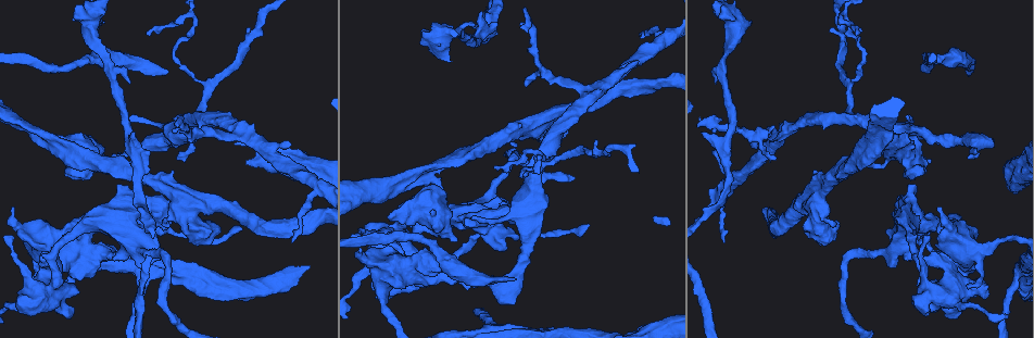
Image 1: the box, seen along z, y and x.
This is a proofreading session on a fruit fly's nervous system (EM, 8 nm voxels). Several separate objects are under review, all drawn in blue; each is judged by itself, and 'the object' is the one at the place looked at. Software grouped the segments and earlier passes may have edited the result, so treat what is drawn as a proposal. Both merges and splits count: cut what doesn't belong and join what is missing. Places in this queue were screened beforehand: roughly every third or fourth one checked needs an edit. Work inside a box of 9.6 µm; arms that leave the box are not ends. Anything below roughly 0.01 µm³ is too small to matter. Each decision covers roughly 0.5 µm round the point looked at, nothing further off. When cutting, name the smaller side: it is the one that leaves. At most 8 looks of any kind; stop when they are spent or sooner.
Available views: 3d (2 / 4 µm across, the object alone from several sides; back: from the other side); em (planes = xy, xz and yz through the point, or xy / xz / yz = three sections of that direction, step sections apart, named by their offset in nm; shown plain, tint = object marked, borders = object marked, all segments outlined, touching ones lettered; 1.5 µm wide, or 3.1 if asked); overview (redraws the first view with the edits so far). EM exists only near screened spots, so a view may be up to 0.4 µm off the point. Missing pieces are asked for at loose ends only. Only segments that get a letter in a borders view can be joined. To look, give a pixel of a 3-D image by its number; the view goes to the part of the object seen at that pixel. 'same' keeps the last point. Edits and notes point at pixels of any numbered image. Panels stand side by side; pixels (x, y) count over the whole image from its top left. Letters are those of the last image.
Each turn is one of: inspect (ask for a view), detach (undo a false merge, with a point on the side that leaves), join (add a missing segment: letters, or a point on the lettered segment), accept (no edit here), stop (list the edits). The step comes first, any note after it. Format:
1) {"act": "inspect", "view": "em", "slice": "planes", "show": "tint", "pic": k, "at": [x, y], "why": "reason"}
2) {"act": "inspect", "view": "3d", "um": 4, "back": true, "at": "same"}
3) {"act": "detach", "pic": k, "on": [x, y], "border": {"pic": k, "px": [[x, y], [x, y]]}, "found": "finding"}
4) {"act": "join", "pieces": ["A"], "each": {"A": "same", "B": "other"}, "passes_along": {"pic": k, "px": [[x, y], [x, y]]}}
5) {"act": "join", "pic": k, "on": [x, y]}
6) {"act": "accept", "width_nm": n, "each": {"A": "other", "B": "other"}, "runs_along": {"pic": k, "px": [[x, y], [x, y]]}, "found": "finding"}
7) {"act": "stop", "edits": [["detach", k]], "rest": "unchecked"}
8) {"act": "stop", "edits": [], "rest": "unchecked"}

{"act": "inspect", "view": "em", "slice": "planes", "show": "borders", "pic": 1, "at": [457, 238], "why": "an open end"}

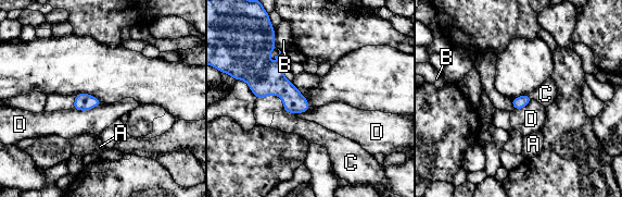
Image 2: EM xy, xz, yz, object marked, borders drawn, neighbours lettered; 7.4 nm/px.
{"act": "join", "pieces": ["C"], "each": {"A": "other", "B": "other", "C": "same", "D": "other"}, "found": "the neuron continues"}

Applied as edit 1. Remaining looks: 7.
{"act": "inspect", "view": "overview", "why": "redraw"}

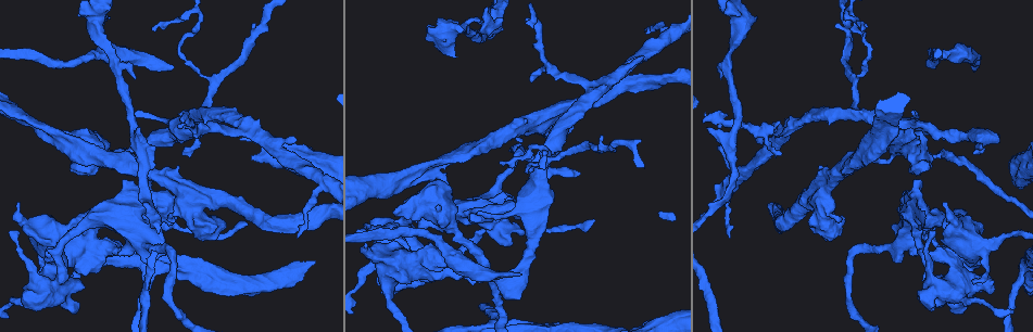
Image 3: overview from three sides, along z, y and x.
{"act": "inspect", "view": "em", "slice": "planes", "show": "borders", "pic": 3, "at": [395, 214], "why": "free end"}

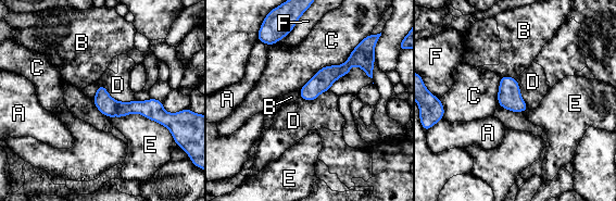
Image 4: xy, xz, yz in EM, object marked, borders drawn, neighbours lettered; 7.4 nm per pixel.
{"act": "accept", "each": {"A": "other", "B": "other", "C": "other", "D": "other", "E": "other", "F": "other"}, "runs_along": {"pic": 4, "px": [[96, 99], [164, 116]]}, "found": "no lettered segment goes on from it"}

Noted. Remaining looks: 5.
{"act": "inspect", "view": "3d", "um": 4, "pic": 3, "at": [854, 79], "why": "three-way junction"}

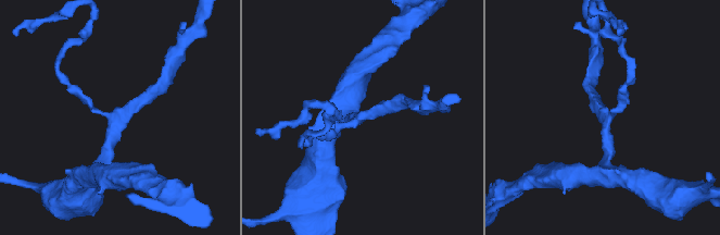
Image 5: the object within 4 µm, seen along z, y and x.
{"act": "inspect", "view": "em", "slice": "planes", "show": "tint", "pic": 5, "at": [607, 120], "arms": 3, "why": "need the tissue"}

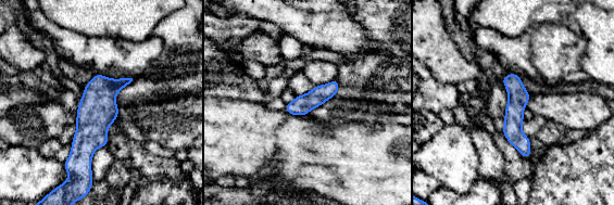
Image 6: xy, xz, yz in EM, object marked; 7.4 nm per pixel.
{"act": "inspect", "view": "em", "slice": "planes", "show": "borders", "at": "same"}

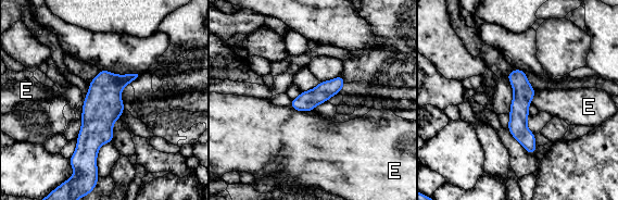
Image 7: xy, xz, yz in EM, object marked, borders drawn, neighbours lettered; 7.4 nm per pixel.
{"act": "accept", "longest_contact_nm": ["E", 190], "each": {"E": "other"}, "border": {"pic": 7, "px": [[289, 105], [301, 111], [314, 109]]}, "found": "all the same neuron"}

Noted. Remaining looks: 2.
{"act": "stop", "edits": [["join", 2]], "rest": "unchecked"}

